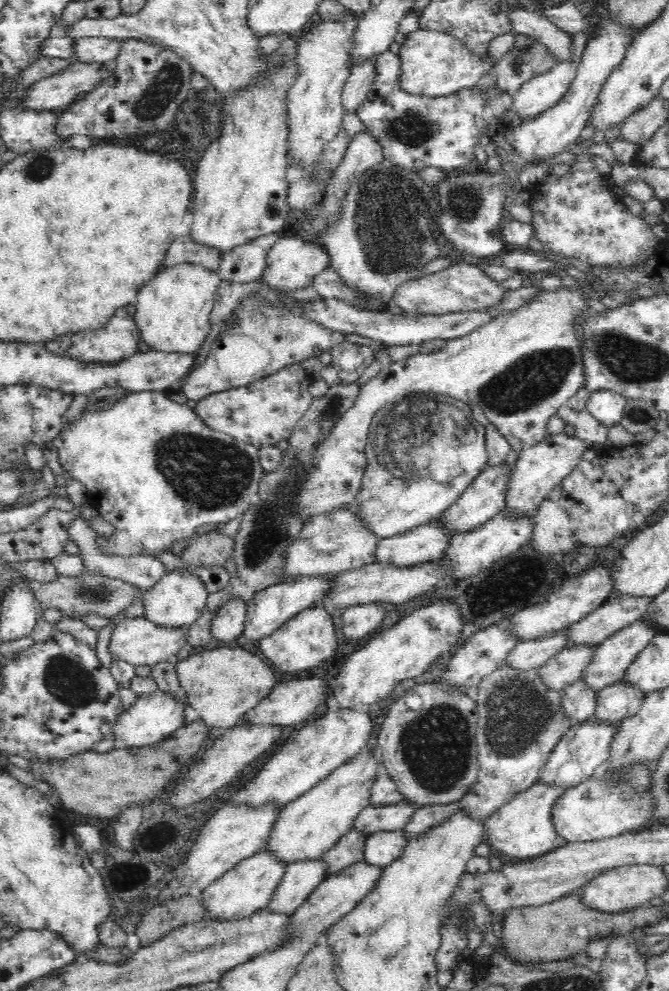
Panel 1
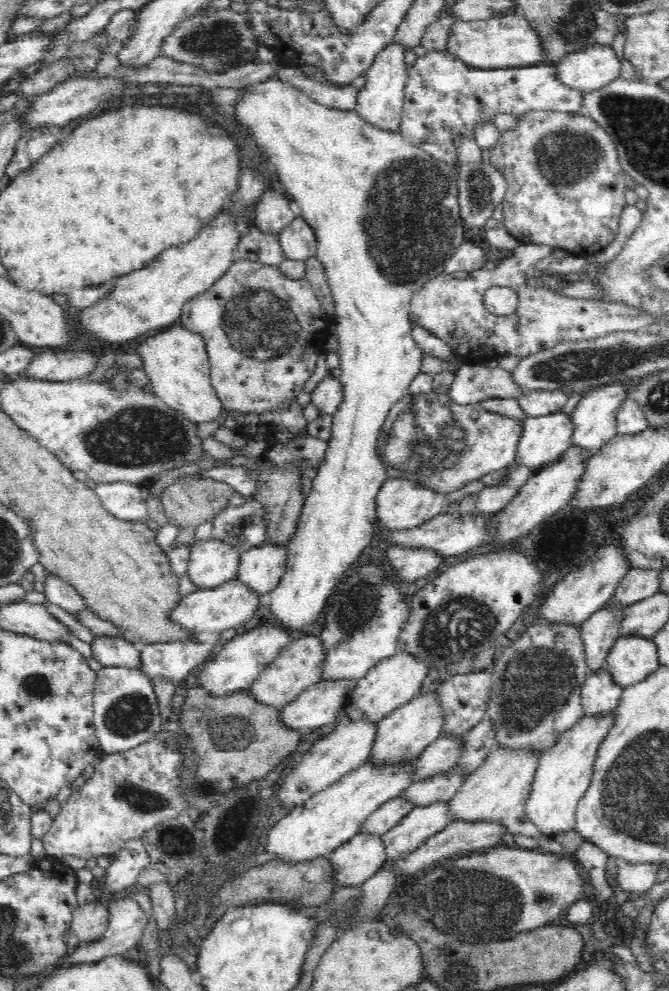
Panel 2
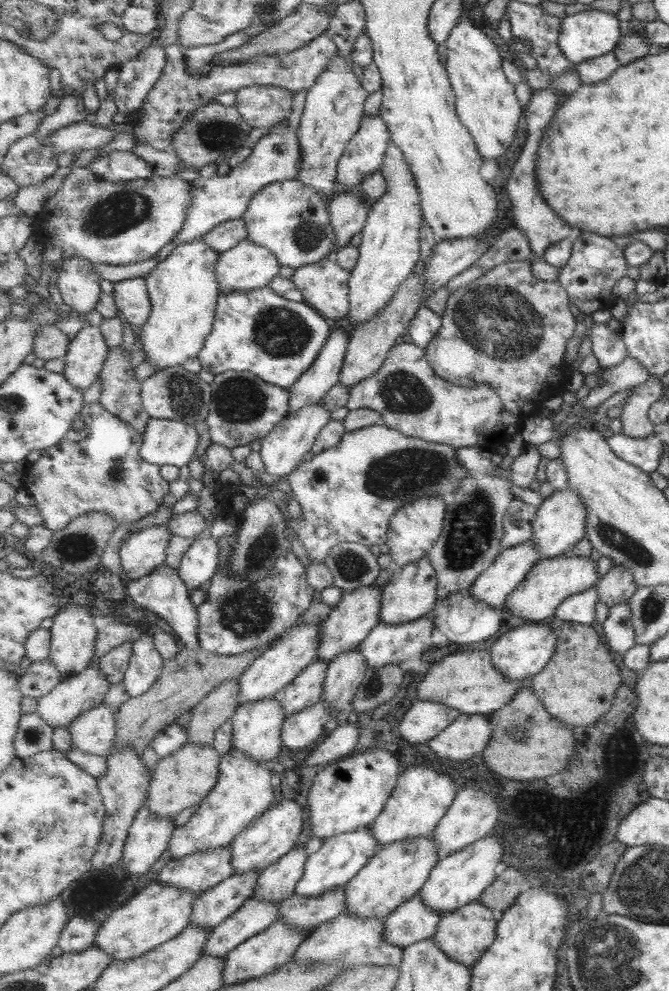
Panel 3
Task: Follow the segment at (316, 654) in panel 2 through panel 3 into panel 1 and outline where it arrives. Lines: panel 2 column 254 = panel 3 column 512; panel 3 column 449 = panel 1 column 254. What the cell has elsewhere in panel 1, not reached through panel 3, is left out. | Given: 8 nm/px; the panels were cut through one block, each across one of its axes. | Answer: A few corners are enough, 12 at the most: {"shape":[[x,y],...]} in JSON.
{"shape":[[241,647],[175,661],[186,703],[225,731],[278,684]]}

